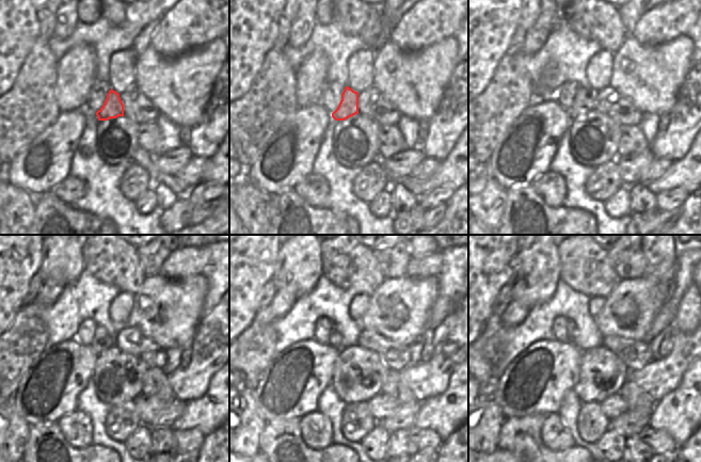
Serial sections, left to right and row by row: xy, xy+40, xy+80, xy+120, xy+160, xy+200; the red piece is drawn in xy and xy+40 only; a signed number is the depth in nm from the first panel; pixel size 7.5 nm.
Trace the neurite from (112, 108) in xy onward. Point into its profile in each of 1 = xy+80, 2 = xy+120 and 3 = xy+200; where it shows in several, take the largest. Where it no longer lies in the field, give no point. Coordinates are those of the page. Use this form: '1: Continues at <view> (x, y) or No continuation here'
1: Continues at xy+80 (584, 101)
2: Continues at xy+120 (101, 340)
3: Continues at xy+200 (571, 325)

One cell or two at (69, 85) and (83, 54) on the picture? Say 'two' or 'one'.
one

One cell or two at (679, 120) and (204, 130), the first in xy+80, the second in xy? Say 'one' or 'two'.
one

